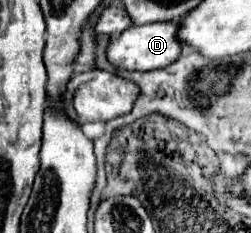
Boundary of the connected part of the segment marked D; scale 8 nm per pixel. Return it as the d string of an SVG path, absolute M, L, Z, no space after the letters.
M162 21L154 25L134 25L126 29L118 39L112 39L108 47L108 59L116 67L128 69L128 71L150 71L150 69L168 67L180 57L180 51L182 51L182 43L178 43L178 27L180 27L180 21L178 23Z

